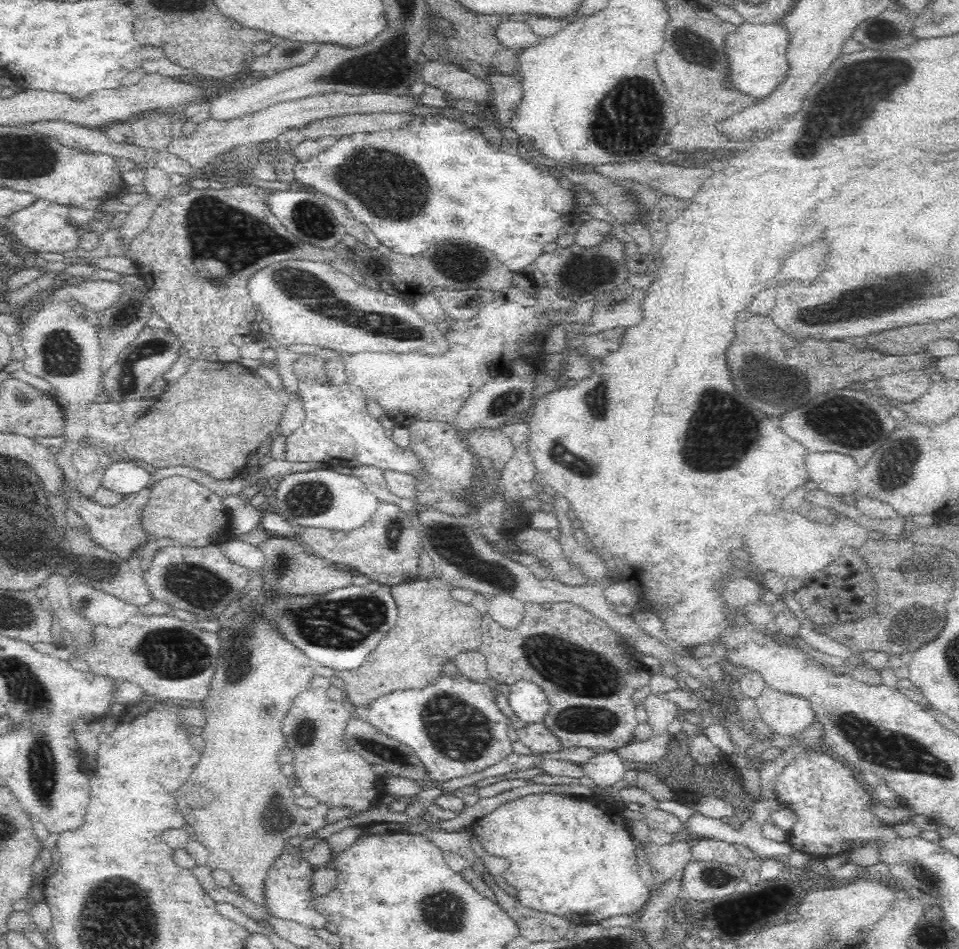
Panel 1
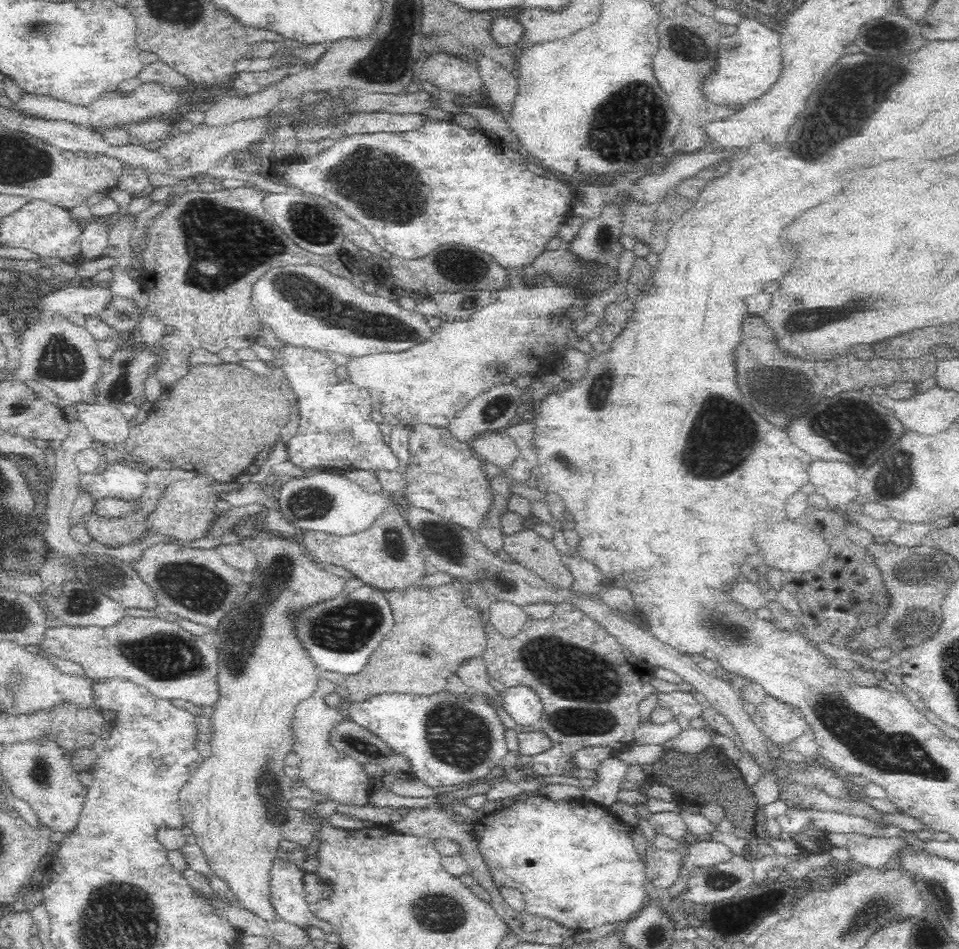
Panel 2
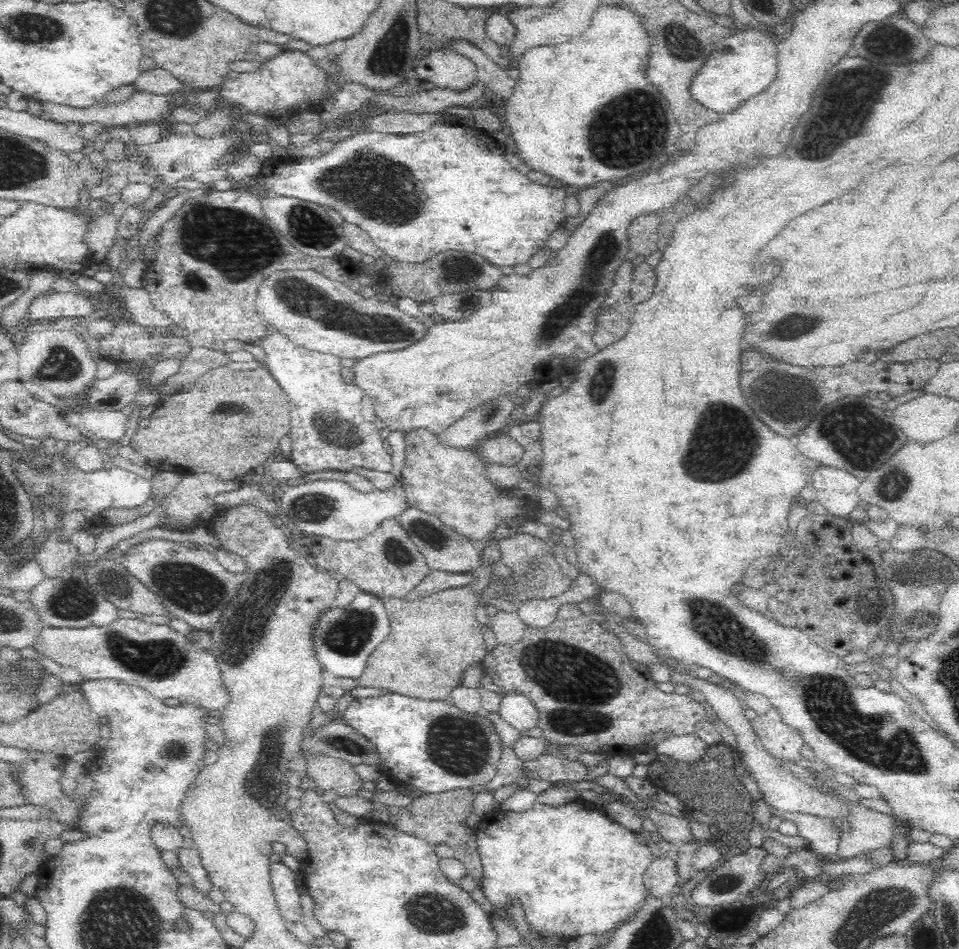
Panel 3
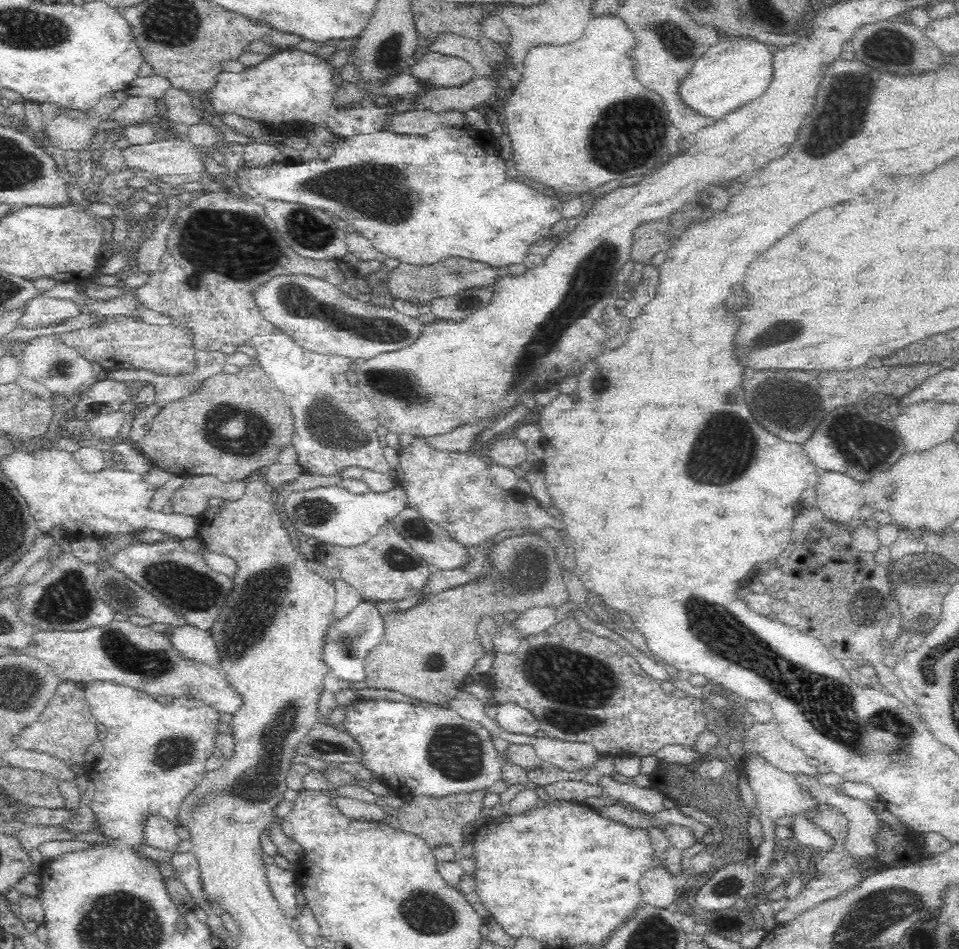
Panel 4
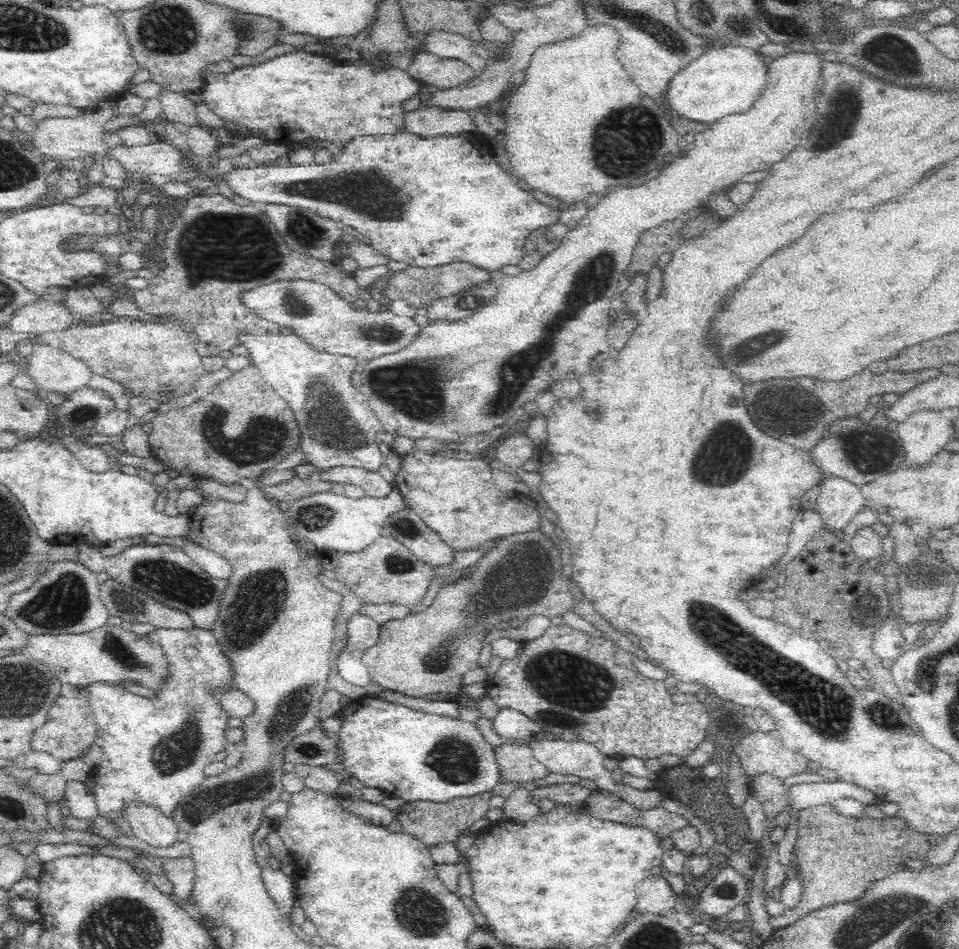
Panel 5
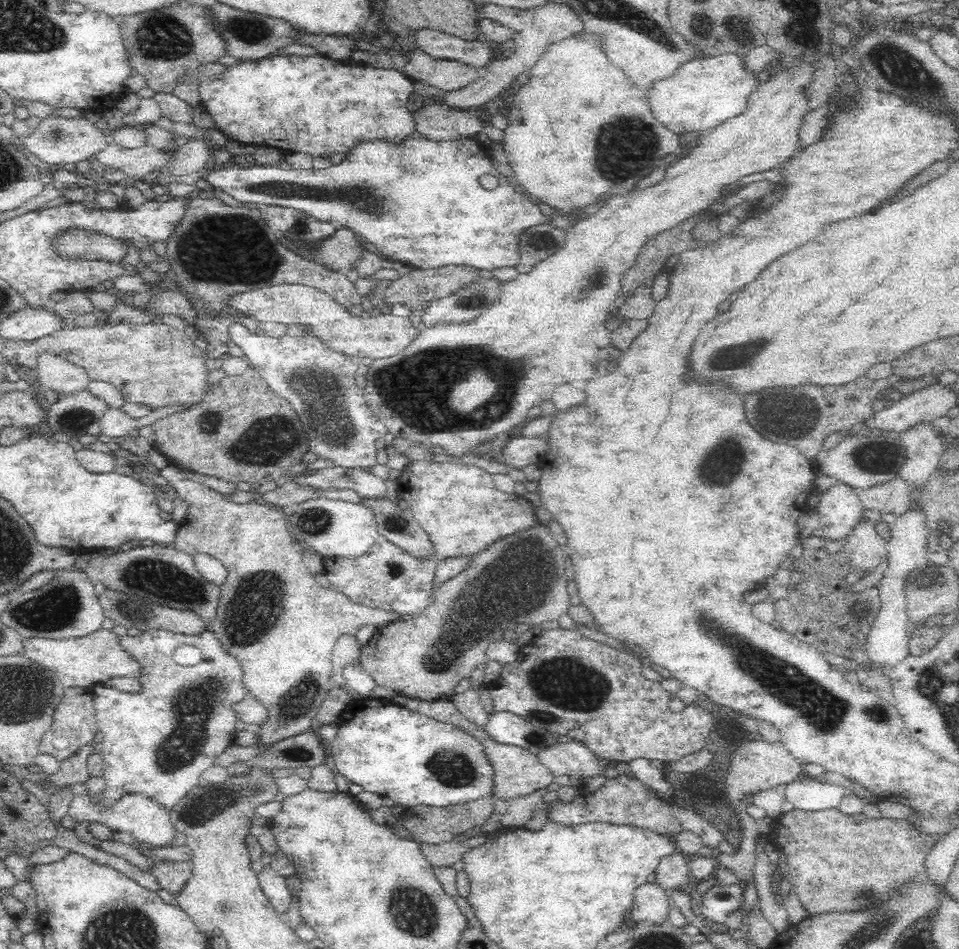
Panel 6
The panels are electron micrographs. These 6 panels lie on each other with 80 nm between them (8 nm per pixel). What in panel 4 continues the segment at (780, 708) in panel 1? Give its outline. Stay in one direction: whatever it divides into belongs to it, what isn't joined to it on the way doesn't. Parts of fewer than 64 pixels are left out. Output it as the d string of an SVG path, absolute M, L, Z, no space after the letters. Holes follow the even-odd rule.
M774 716L763 724L755 720L743 732L741 742L744 754L748 751L760 751L766 761L788 773L796 771L811 774L819 767L808 760L804 749L794 745L784 737L784 733Z

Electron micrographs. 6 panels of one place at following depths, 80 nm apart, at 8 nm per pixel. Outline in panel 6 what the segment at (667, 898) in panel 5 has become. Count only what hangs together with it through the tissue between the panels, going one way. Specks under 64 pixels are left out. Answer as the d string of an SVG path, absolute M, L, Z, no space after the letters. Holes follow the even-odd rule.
M645 882L635 890L634 902L632 904L631 919L633 922L650 921L660 924L669 919L669 910L673 905L670 892L662 889L662 885L654 882Z

